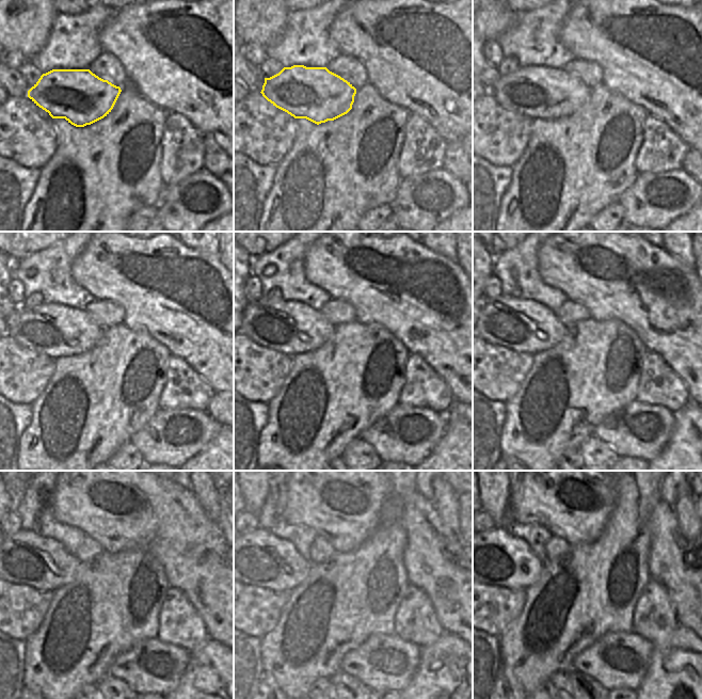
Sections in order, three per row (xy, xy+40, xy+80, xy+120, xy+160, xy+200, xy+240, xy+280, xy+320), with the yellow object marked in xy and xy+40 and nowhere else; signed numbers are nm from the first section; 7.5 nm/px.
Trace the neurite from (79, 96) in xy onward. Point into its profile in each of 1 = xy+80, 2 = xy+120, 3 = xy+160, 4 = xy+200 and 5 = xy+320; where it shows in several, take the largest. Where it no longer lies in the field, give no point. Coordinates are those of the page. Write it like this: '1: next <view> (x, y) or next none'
1: next xy+80 (547, 93)
2: next xy+120 (58, 331)
3: next xy+160 (290, 328)
4: next xy+200 (523, 326)
5: next xy+320 (494, 557)

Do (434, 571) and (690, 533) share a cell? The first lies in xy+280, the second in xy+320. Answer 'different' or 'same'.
different

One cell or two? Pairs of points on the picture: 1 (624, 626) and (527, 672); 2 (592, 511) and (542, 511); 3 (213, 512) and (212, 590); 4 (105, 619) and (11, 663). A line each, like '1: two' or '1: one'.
1: one
2: one
3: two
4: two

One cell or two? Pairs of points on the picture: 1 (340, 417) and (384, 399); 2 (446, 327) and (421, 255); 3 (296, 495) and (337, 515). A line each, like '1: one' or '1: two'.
1: one
2: one
3: one

